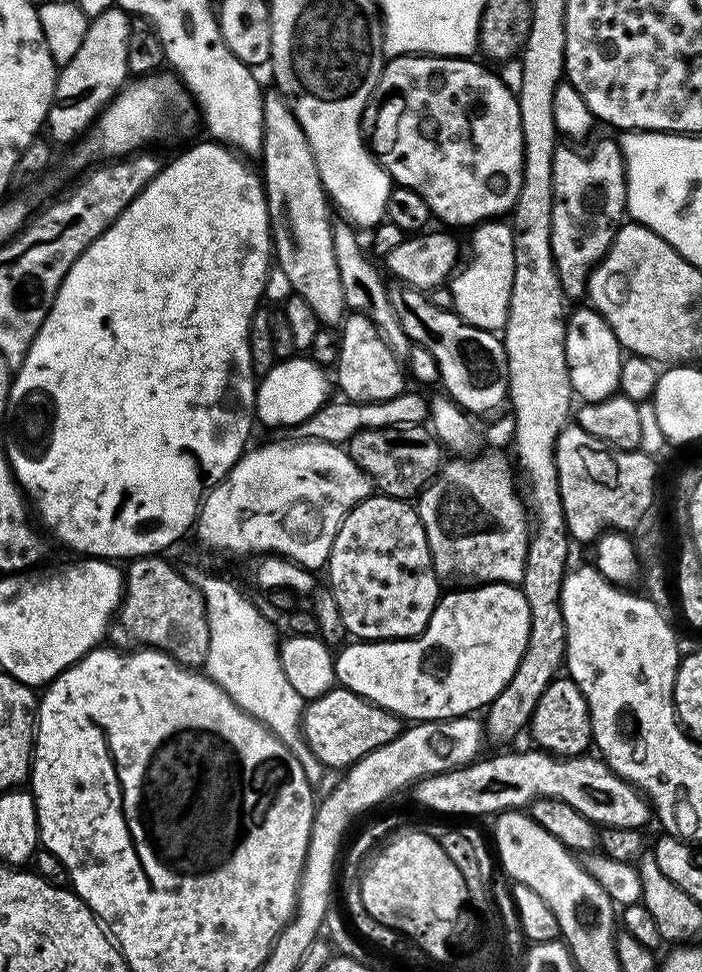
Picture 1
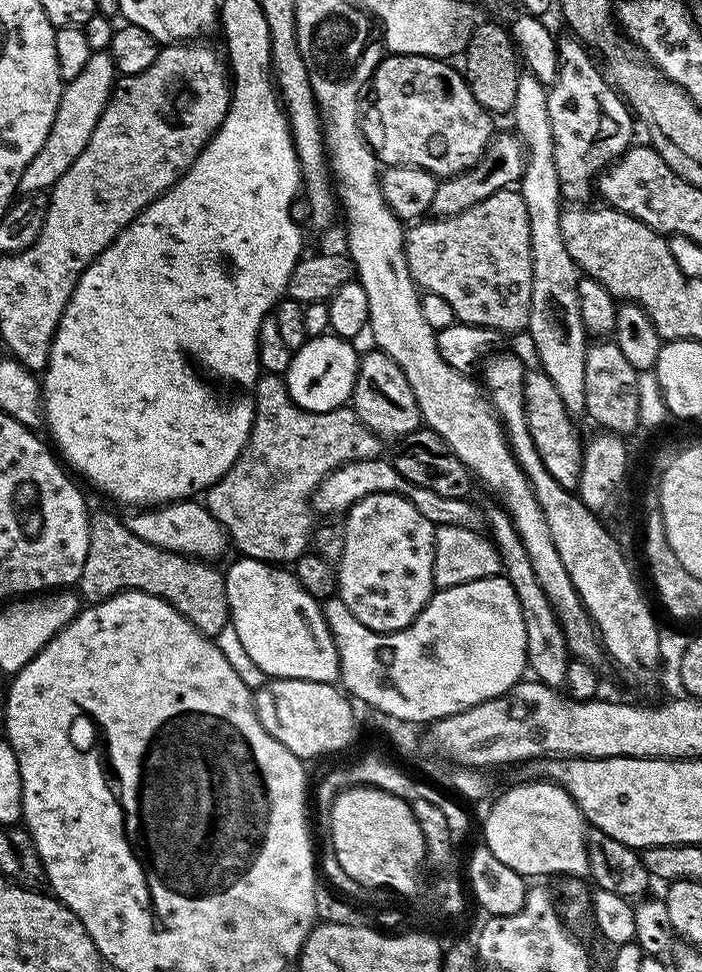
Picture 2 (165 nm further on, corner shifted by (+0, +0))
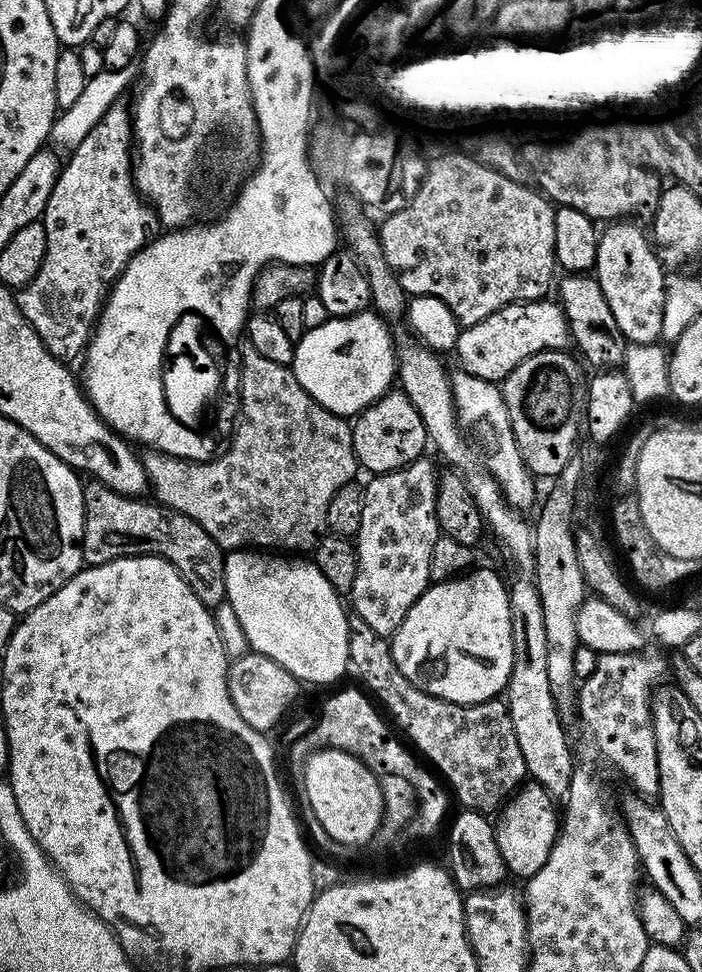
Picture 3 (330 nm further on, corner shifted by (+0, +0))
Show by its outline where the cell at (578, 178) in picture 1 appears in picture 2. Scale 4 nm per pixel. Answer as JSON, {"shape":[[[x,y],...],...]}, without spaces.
{"shape":[[[565,35],[557,39],[558,72],[549,87],[547,109],[561,197],[584,204],[589,201],[591,178],[593,181],[605,166],[615,163],[631,147],[636,120],[624,98],[590,58],[589,49],[576,36]]]}

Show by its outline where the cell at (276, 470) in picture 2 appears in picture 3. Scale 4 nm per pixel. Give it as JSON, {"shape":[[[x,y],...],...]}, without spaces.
{"shape":[[[245,347],[240,354],[240,415],[236,421],[235,429],[226,447],[211,460],[183,460],[177,456],[168,456],[164,452],[148,450],[143,453],[142,461],[144,469],[148,475],[148,486],[151,495],[166,508],[173,508],[175,512],[186,514],[186,518],[194,518],[214,542],[225,550],[233,549],[256,549],[256,550],[283,550],[288,554],[304,554],[315,548],[317,542],[328,532],[326,522],[326,510],[330,510],[330,498],[342,486],[353,483],[357,479],[358,465],[354,454],[354,438],[352,437],[352,424],[345,417],[334,414],[326,410],[319,402],[309,394],[298,382],[298,378],[290,370],[282,370],[282,365],[278,362],[270,362],[270,358],[265,358],[258,354],[258,350]]]}

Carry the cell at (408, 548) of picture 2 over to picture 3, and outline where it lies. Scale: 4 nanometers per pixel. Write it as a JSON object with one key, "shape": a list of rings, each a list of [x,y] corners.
{"shape":[[[421,458],[412,464],[407,464],[405,468],[373,475],[369,480],[372,481],[363,485],[362,526],[357,530],[354,537],[356,557],[358,558],[358,574],[354,574],[354,586],[350,593],[350,599],[352,599],[351,611],[360,616],[362,622],[366,622],[366,626],[370,630],[374,630],[378,635],[385,638],[391,638],[398,630],[398,626],[402,626],[406,614],[410,614],[410,606],[414,606],[414,602],[418,602],[418,598],[429,591],[427,588],[428,586],[430,587],[431,581],[431,555],[434,551],[435,543],[442,537],[442,520],[436,517],[436,512],[438,513],[438,471],[436,472],[435,466],[428,461],[428,458]]]}

